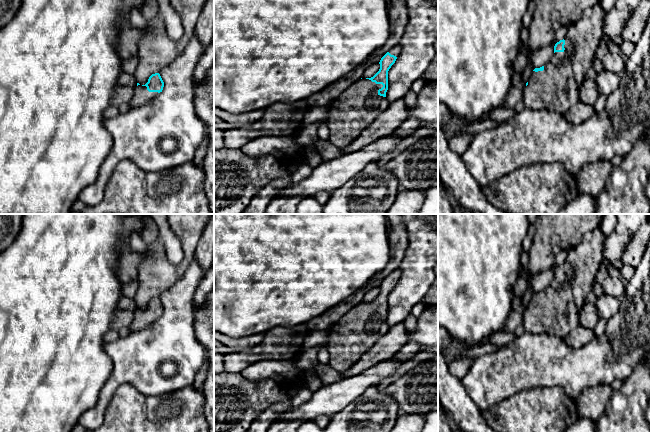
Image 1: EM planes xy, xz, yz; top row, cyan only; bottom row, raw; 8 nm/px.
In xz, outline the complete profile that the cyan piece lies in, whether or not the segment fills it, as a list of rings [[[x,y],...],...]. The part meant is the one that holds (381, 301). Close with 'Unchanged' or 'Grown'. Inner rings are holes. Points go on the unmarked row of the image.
[[[399,268],[390,273],[380,284],[379,295],[371,302],[361,302],[348,311],[330,328],[329,341],[325,348],[328,350],[330,359],[328,364],[338,372],[343,372],[353,366],[364,353],[366,353],[390,327],[386,322],[388,314],[388,295],[395,287],[401,275]]]. Grown

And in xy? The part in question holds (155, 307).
[[[159,297],[152,298],[145,309],[137,307],[134,319],[129,327],[131,332],[138,332],[148,328],[162,316],[164,306]]]. Grown

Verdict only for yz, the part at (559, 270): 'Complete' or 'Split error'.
Split error

